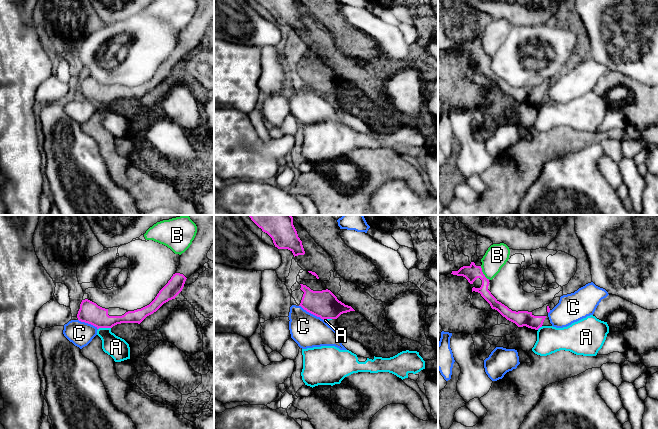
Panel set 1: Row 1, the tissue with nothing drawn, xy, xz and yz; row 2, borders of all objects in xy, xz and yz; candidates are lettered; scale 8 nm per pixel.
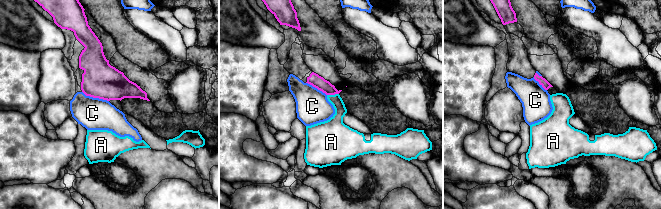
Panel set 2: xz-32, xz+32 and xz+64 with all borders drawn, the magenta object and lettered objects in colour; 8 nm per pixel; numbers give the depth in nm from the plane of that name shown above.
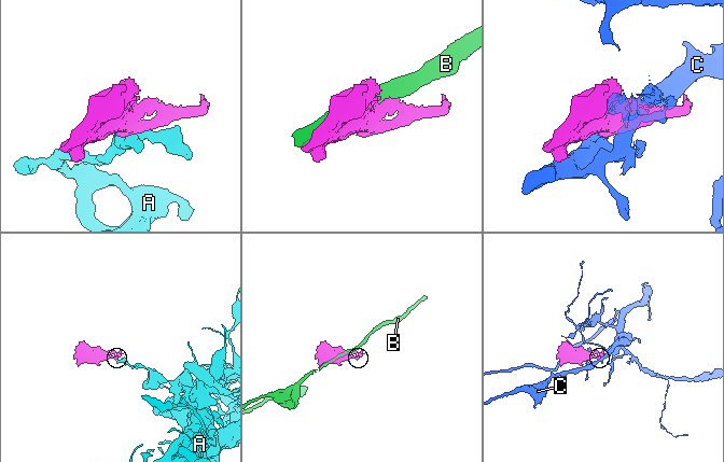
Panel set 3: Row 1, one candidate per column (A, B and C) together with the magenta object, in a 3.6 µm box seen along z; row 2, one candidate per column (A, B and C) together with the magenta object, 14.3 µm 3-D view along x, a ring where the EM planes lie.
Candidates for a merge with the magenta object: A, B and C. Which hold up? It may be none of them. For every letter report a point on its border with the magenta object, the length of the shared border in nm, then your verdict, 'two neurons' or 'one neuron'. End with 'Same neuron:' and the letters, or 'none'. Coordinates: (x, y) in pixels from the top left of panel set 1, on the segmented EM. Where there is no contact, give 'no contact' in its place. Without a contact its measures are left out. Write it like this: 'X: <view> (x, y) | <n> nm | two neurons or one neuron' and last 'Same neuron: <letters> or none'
A: xy (104, 327) | 110 nm | two neurons
B: yz (482, 273) | 130 nm | two neurons
C: xz (311, 313) | 240 nm | two neurons
Same neuron: none

